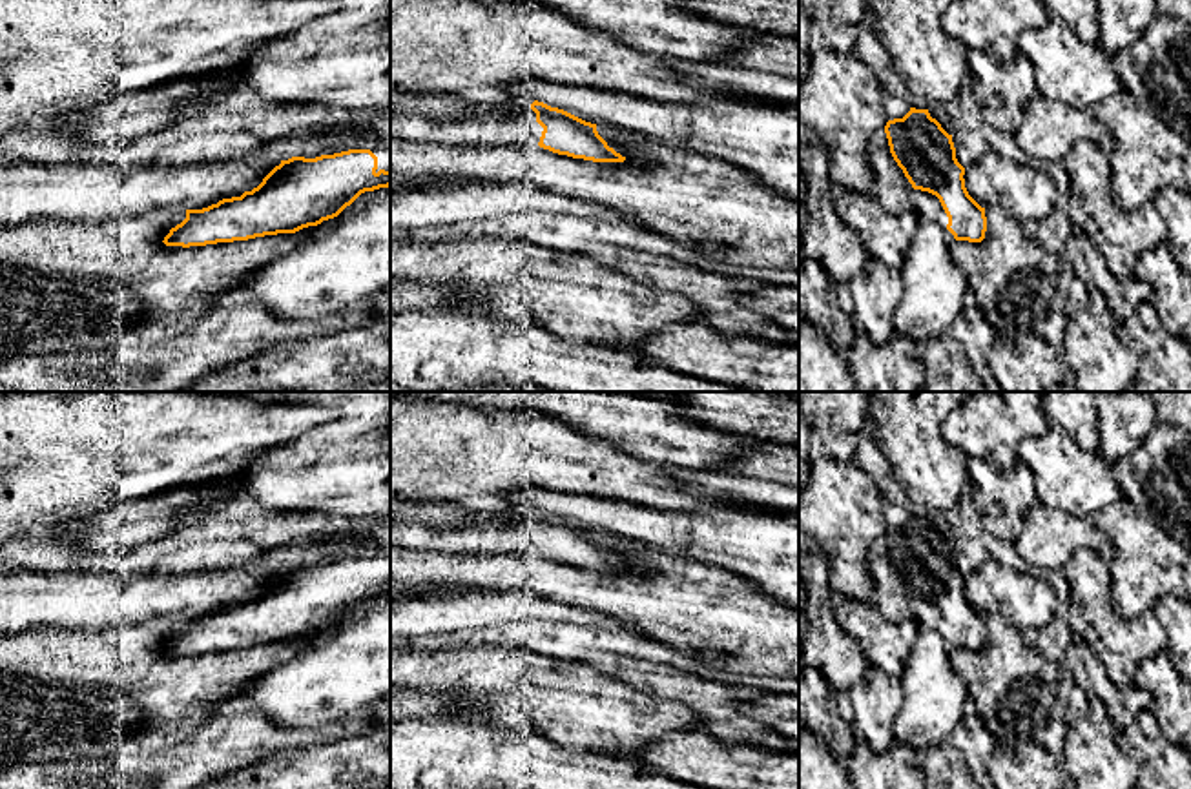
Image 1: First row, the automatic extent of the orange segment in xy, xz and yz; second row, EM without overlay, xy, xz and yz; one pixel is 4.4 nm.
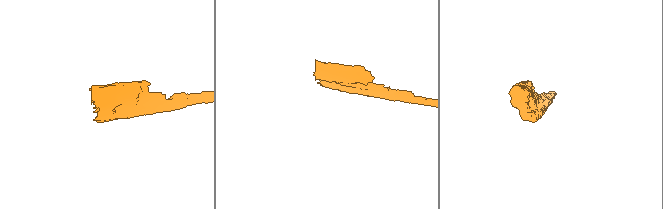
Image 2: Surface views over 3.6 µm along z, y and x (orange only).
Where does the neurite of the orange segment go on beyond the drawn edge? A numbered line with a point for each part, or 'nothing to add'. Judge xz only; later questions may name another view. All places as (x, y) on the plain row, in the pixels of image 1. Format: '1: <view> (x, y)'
1: xz (515, 531)

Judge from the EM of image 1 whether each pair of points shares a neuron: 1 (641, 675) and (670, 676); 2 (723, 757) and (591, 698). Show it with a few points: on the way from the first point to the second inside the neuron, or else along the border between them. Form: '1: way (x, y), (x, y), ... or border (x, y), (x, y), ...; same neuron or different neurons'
1: way (648, 676), (662, 676); same neuron
2: border (699, 729), (664, 735), (648, 742), (633, 755); different neurons

